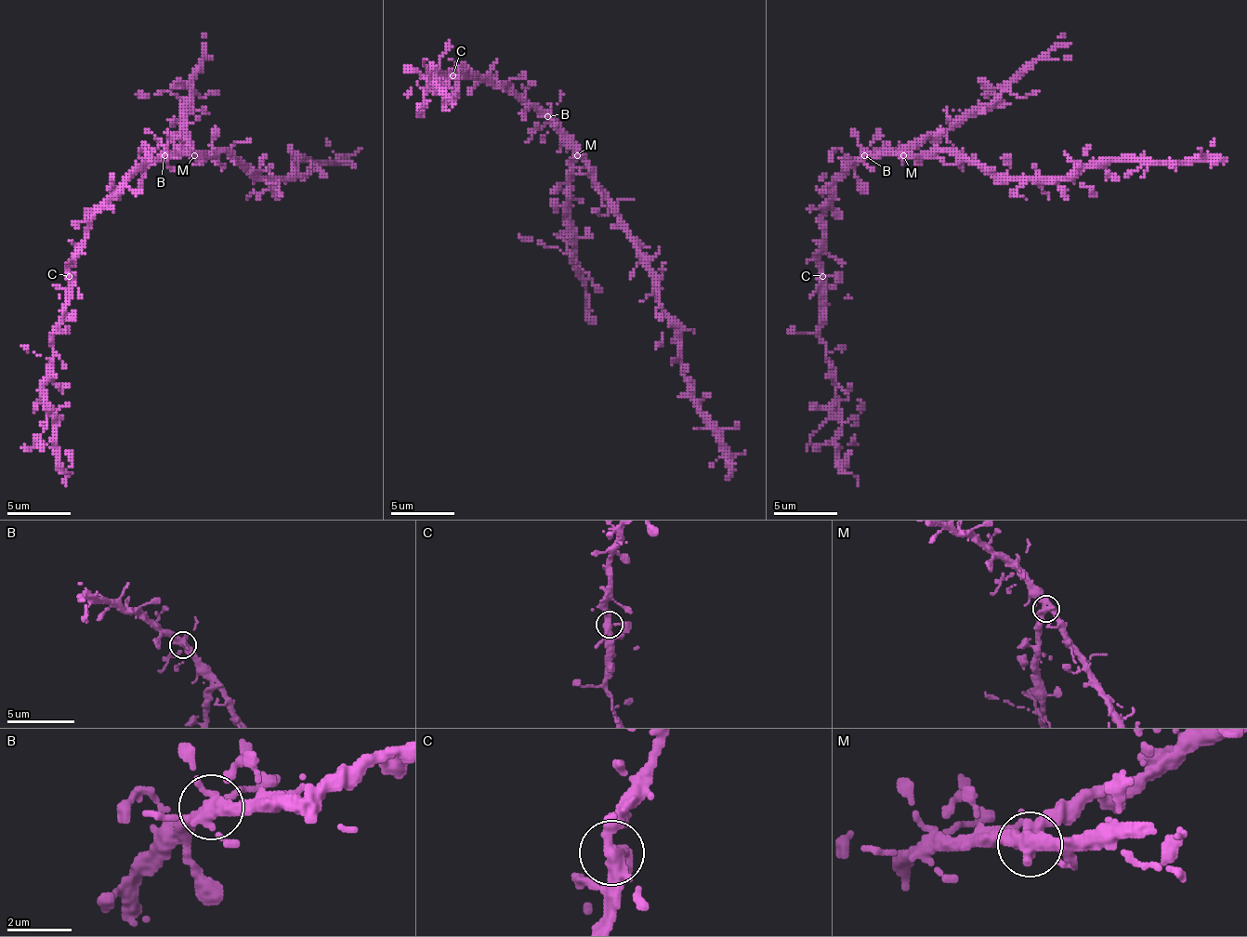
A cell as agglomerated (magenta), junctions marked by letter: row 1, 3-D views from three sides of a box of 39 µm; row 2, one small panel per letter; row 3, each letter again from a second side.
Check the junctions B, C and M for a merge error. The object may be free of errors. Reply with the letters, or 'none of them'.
M

